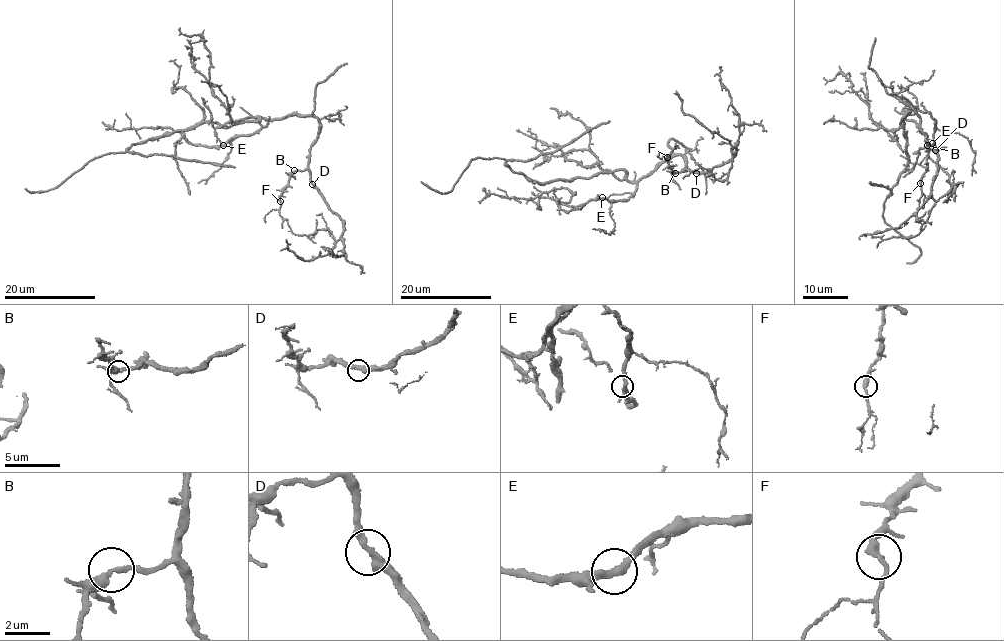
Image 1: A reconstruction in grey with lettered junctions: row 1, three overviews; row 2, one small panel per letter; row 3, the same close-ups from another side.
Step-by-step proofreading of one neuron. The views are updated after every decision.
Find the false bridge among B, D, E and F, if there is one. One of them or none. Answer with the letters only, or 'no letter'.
no letter

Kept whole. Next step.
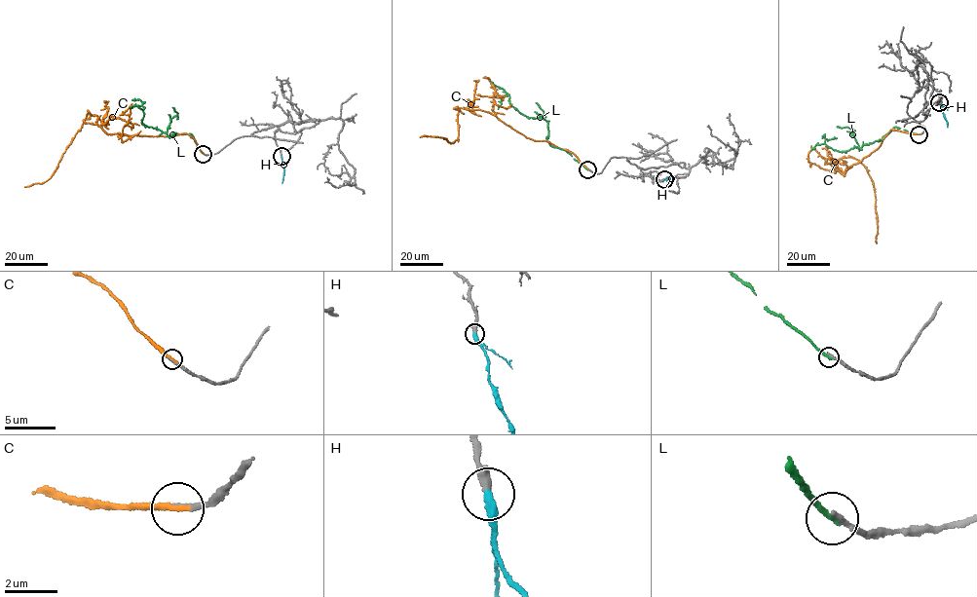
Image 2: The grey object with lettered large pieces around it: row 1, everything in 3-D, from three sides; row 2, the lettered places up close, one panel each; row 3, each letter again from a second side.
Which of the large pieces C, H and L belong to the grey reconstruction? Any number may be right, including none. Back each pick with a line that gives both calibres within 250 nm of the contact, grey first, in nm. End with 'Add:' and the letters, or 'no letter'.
C: 200/240 nm
H: 360/340 nm
Add: C, H

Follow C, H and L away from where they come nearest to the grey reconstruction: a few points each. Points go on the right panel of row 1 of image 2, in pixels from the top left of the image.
C: (919, 134), (891, 130), (844, 173), (835, 172), (835, 162), (853, 158), (866, 168), (875, 189), (877, 243)
H: (939, 102), (948, 127)
L: (919, 133), (895, 127), (880, 140), (841, 152), (824, 143), (826, 139), (837, 138)

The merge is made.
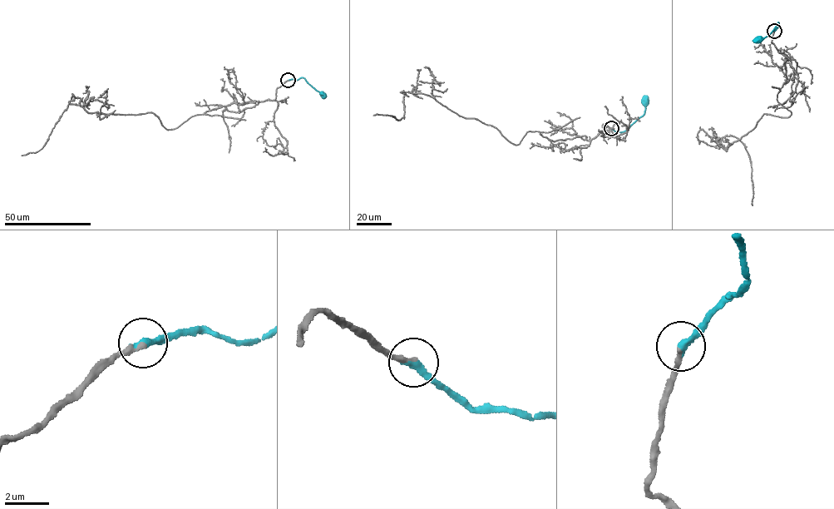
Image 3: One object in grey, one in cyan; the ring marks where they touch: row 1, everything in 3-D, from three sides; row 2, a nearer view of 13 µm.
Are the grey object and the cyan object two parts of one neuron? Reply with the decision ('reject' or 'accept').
accept

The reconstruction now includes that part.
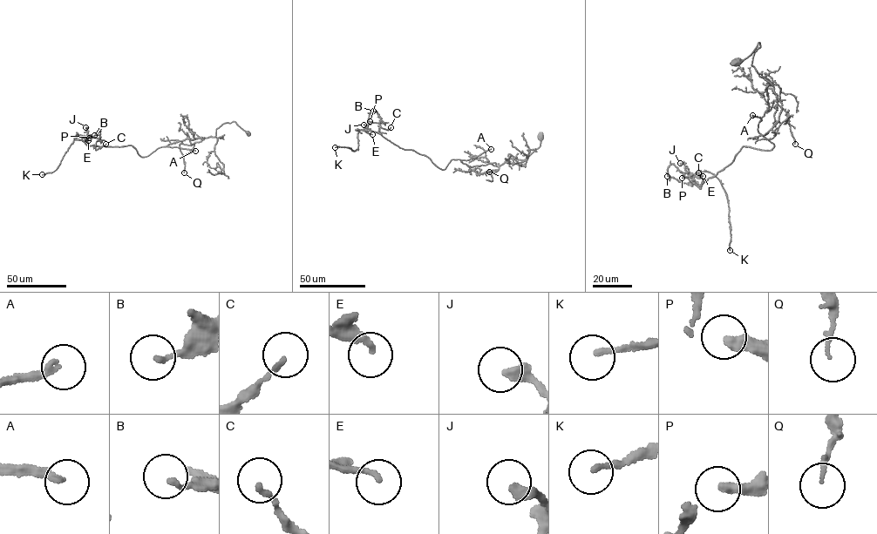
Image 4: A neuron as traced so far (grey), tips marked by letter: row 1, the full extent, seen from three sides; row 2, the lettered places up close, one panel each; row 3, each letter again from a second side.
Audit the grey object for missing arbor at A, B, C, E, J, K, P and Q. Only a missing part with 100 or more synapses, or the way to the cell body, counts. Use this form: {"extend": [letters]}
{"extend": ["A"]}

